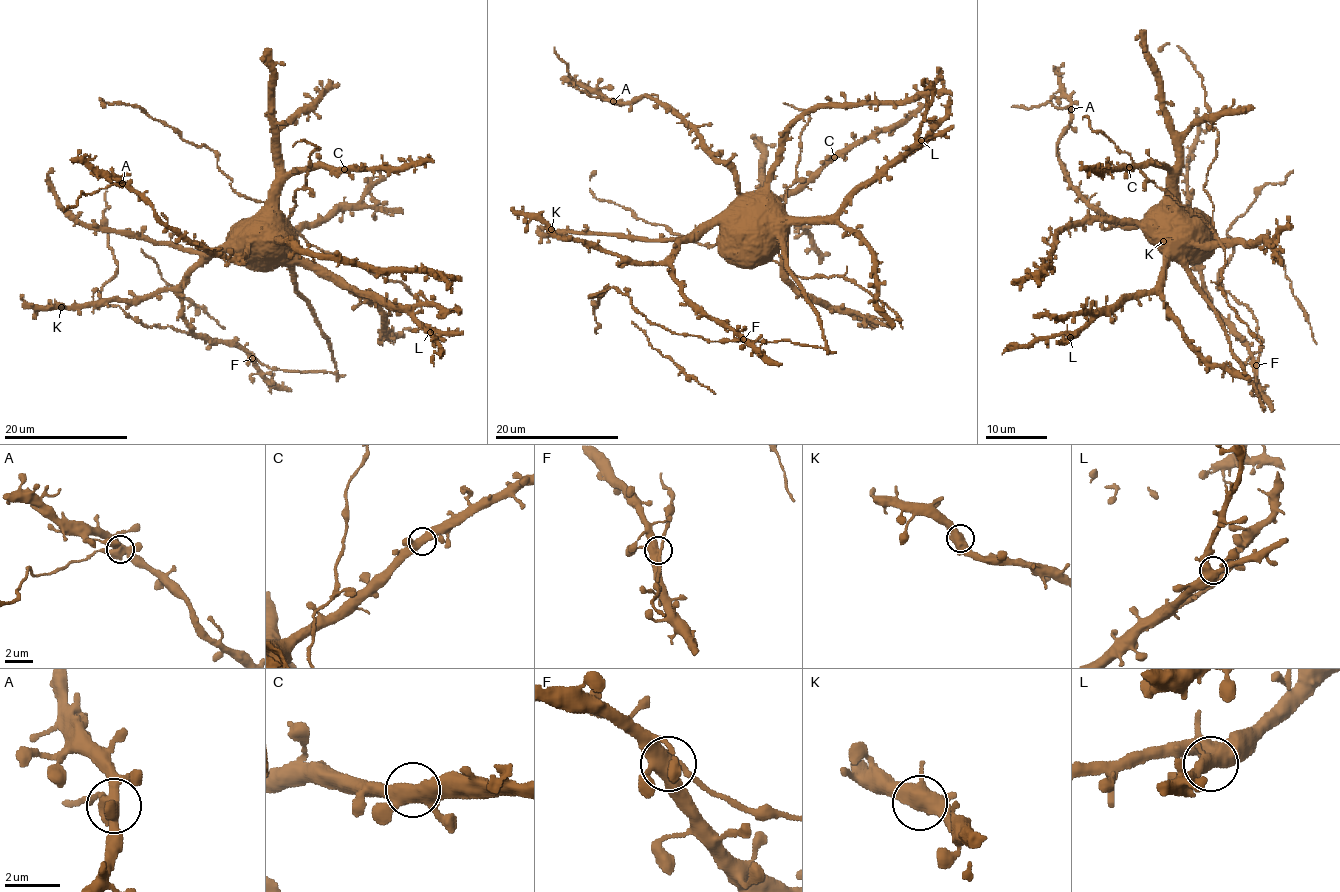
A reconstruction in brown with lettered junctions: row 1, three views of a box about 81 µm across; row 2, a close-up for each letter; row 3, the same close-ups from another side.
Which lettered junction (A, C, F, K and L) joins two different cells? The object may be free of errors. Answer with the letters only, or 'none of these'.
A

